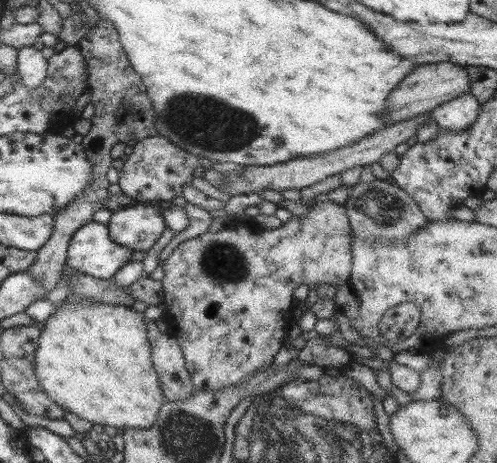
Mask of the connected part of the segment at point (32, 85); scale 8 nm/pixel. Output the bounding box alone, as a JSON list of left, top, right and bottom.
[17,47,48,92]

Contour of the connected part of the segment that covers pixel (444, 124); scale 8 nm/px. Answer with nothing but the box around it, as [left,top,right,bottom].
[431,93,480,131]

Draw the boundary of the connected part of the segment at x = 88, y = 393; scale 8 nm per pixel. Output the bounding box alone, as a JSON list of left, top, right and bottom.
[33,304,166,429]

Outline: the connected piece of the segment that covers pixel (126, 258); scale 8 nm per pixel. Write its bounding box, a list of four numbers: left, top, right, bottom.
[67,222,134,279]

